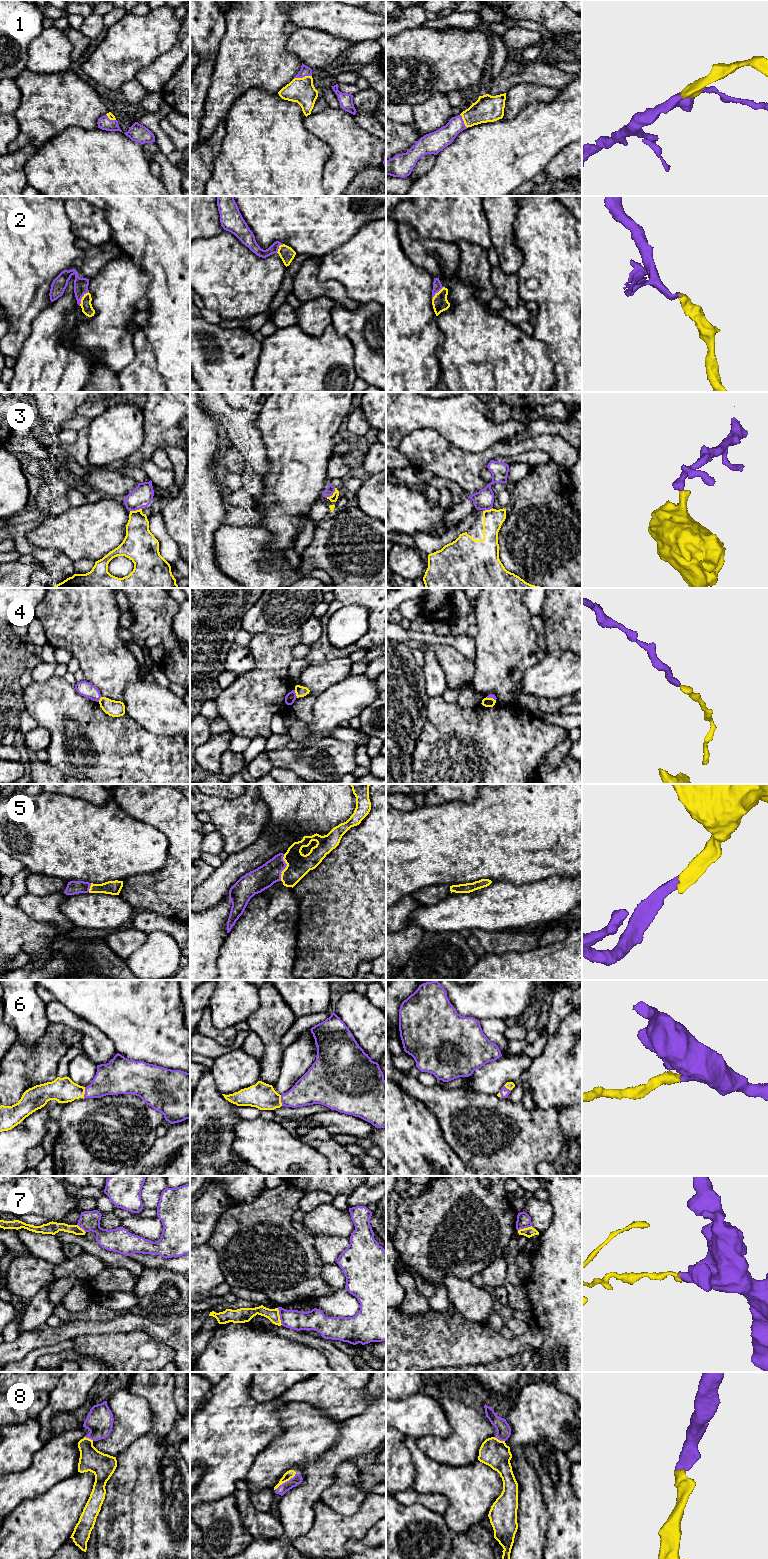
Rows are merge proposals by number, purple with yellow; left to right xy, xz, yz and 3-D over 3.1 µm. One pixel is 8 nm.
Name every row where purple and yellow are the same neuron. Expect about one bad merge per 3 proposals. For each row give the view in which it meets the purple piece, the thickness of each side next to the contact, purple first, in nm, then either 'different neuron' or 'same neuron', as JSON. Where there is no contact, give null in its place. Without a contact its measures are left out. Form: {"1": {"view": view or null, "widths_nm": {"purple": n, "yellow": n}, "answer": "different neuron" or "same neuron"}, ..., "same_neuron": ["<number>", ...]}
{"1": {"view": "xz", "widths_nm": {"purple": 80, "yellow": 200}, "answer": "same neuron"}, "2": {"view": "xy", "widths_nm": {"purple": 120, "yellow": 90}, "answer": "same neuron"}, "3": {"view": "xz", "widths_nm": {"purple": 70, "yellow": 60}, "answer": "different neuron"}, "4": {"view": "xz", "widths_nm": {"purple": 80, "yellow": 90}, "answer": "different neuron"}, "5": {"view": "xz", "widths_nm": {"purple": 180, "yellow": 190}, "answer": "same neuron"}, "6": {"view": "xy", "widths_nm": {"purple": 260, "yellow": 200}, "answer": "same neuron"}, "7": {"view": "xz", "widths_nm": {"purple": 160, "yellow": 100}, "answer": "different neuron"}, "8": {"view": "xz", "widths_nm": {"purple": 80, "yellow": 70}, "answer": "same neuron"}, "same_neuron": ["1", "2", "5", "6", "8"]}

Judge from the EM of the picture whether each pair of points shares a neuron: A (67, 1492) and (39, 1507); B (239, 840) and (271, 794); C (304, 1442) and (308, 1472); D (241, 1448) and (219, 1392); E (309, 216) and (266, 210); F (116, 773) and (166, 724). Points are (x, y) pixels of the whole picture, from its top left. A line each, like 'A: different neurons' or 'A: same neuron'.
A: same neuron
B: different neurons
C: different neurons
D: same neuron
E: same neuron
F: different neurons

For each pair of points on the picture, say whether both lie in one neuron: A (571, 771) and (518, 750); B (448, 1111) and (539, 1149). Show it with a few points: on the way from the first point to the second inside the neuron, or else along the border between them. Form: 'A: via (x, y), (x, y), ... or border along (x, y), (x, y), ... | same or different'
A: border along (539, 764), (537, 773) | different
B: via (472, 1105), (496, 1106), (519, 1125) | same

